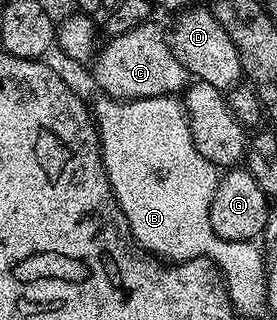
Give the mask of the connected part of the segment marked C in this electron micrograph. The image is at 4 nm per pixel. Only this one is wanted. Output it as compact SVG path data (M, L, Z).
M156 21L140 24L138 28L107 38L105 42L102 52L94 59L94 79L102 93L109 98L125 101L161 95L174 97L185 92L191 82L190 72L178 59L167 32L165 35Z

